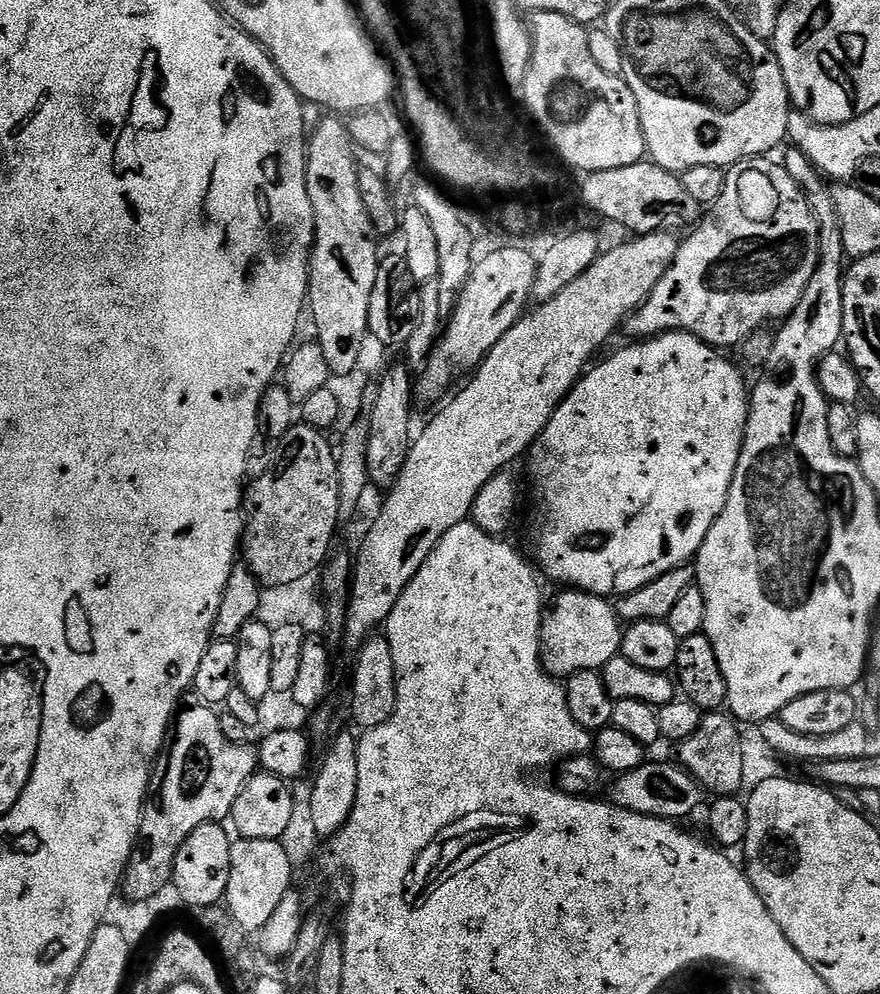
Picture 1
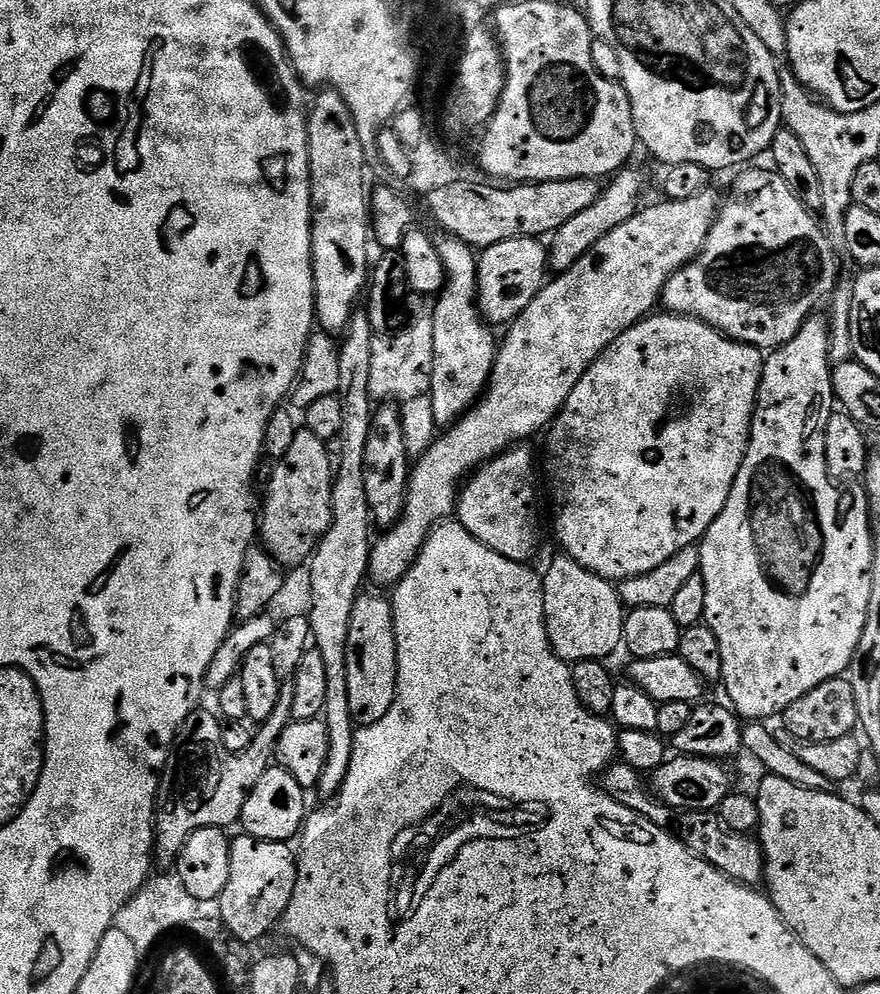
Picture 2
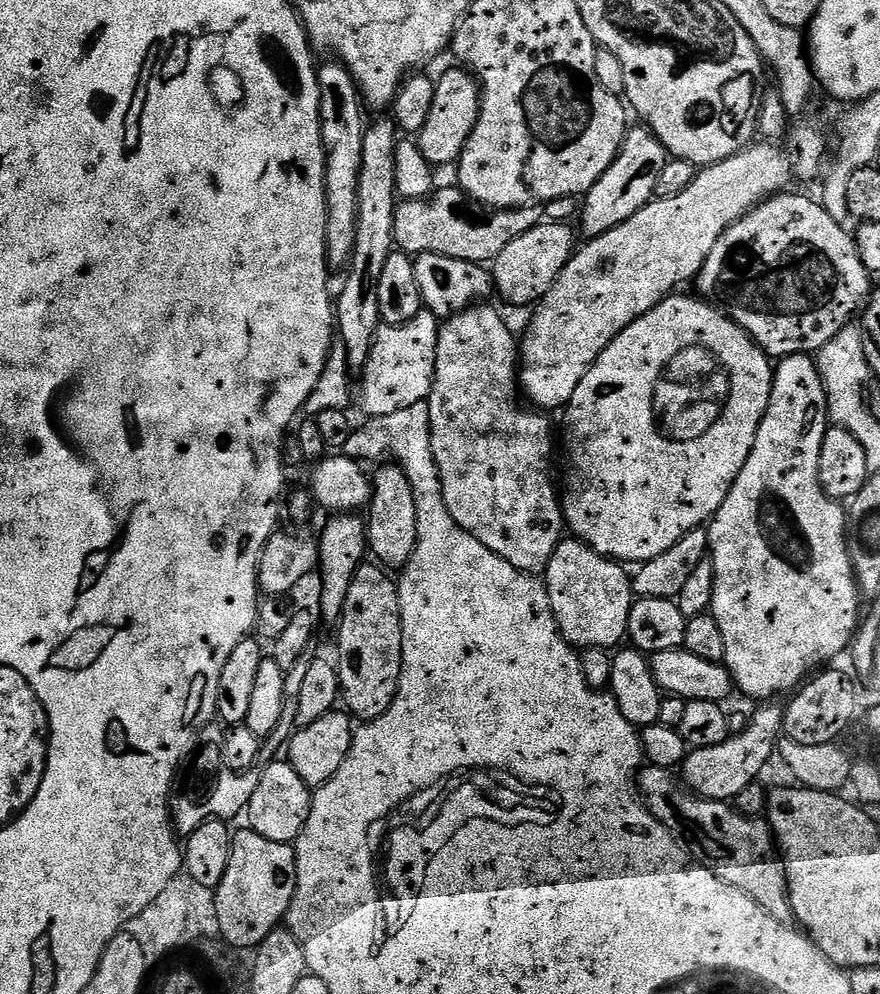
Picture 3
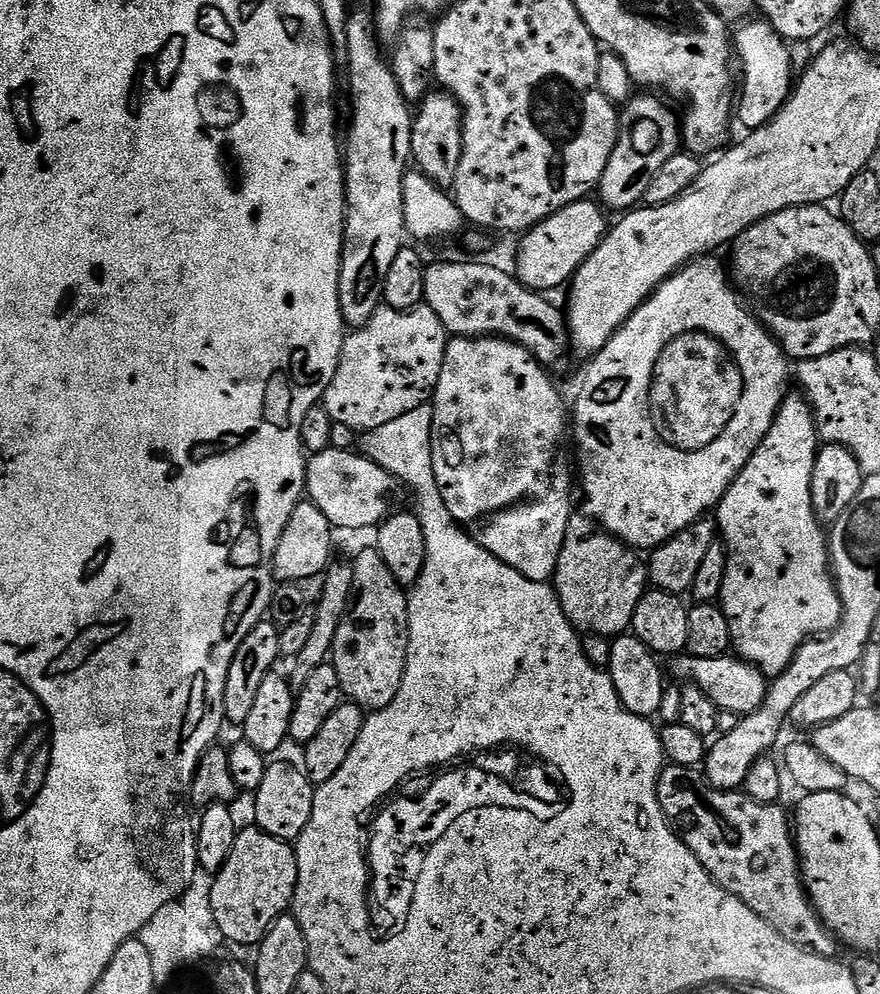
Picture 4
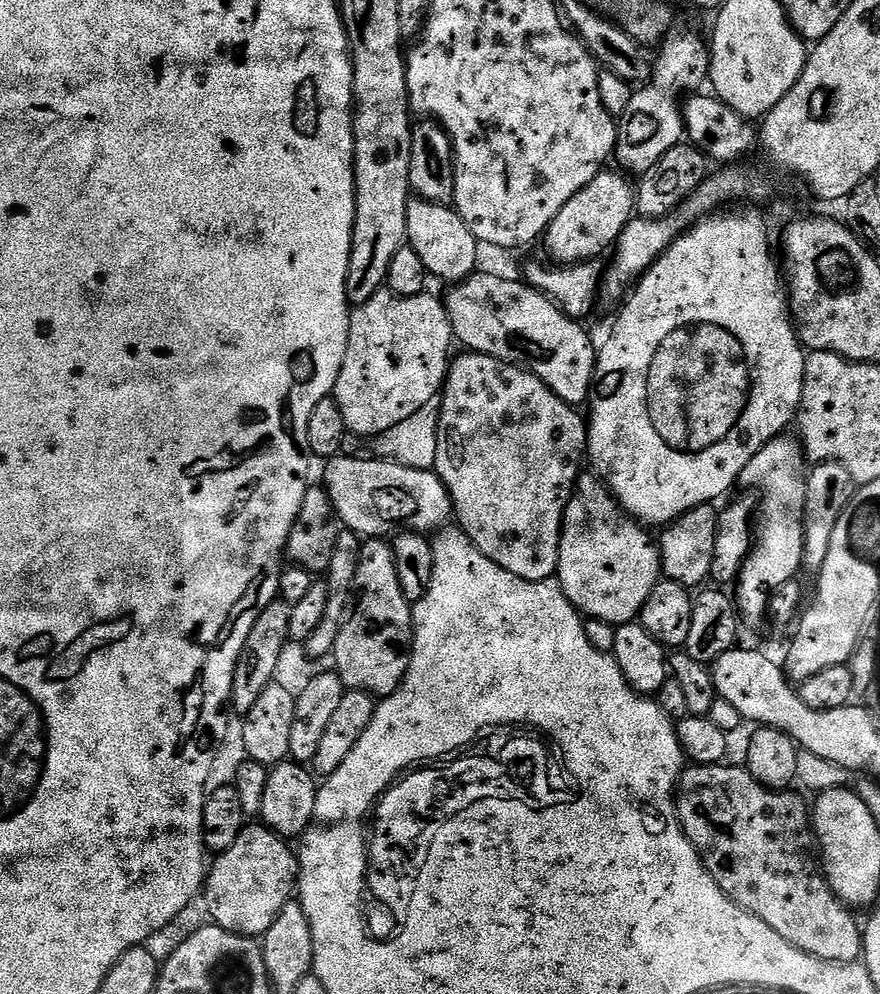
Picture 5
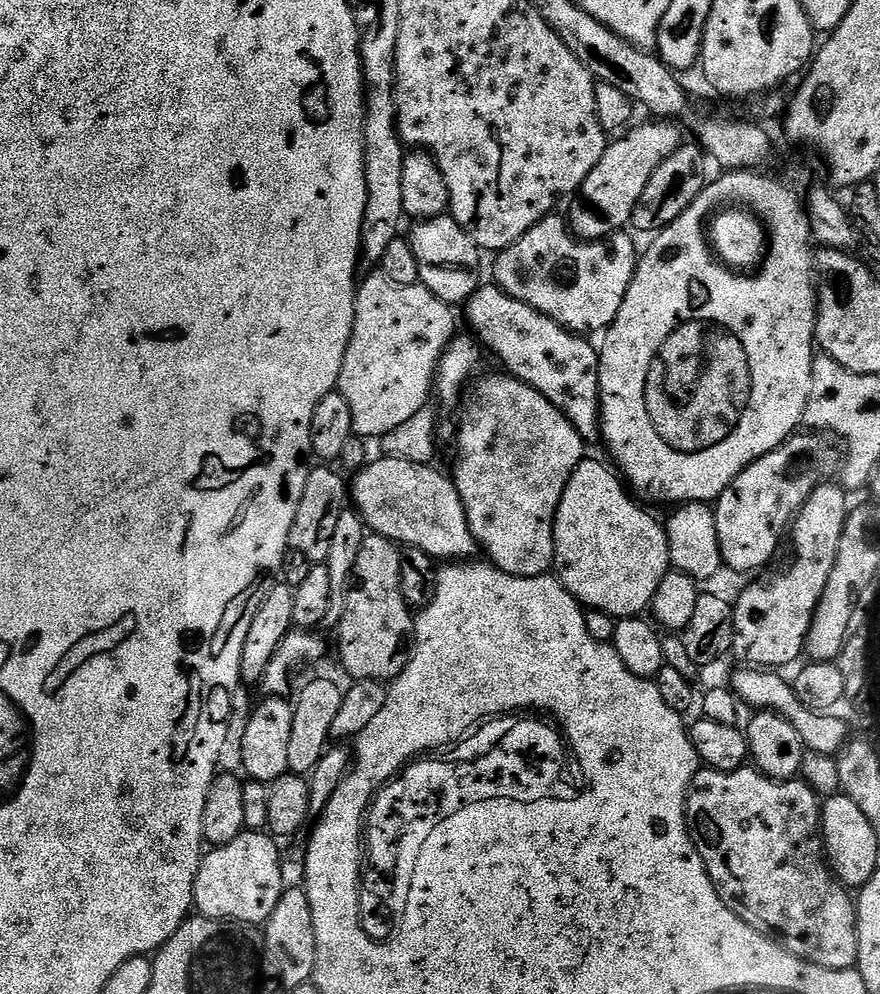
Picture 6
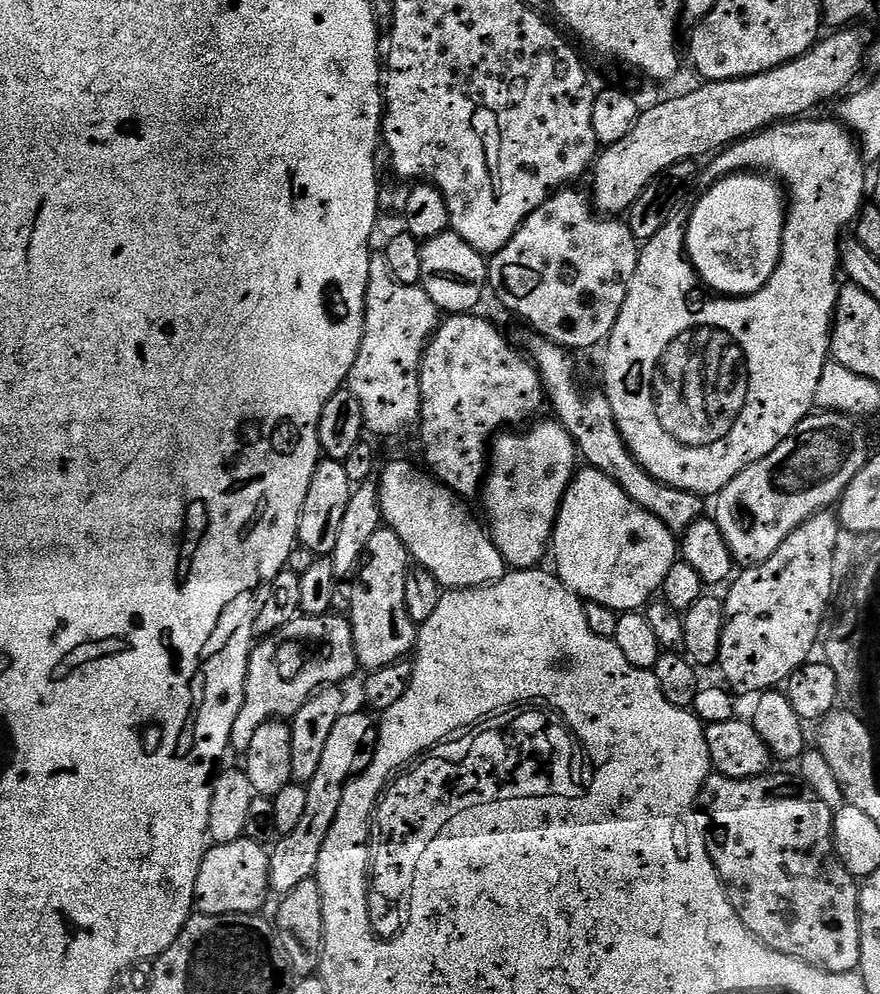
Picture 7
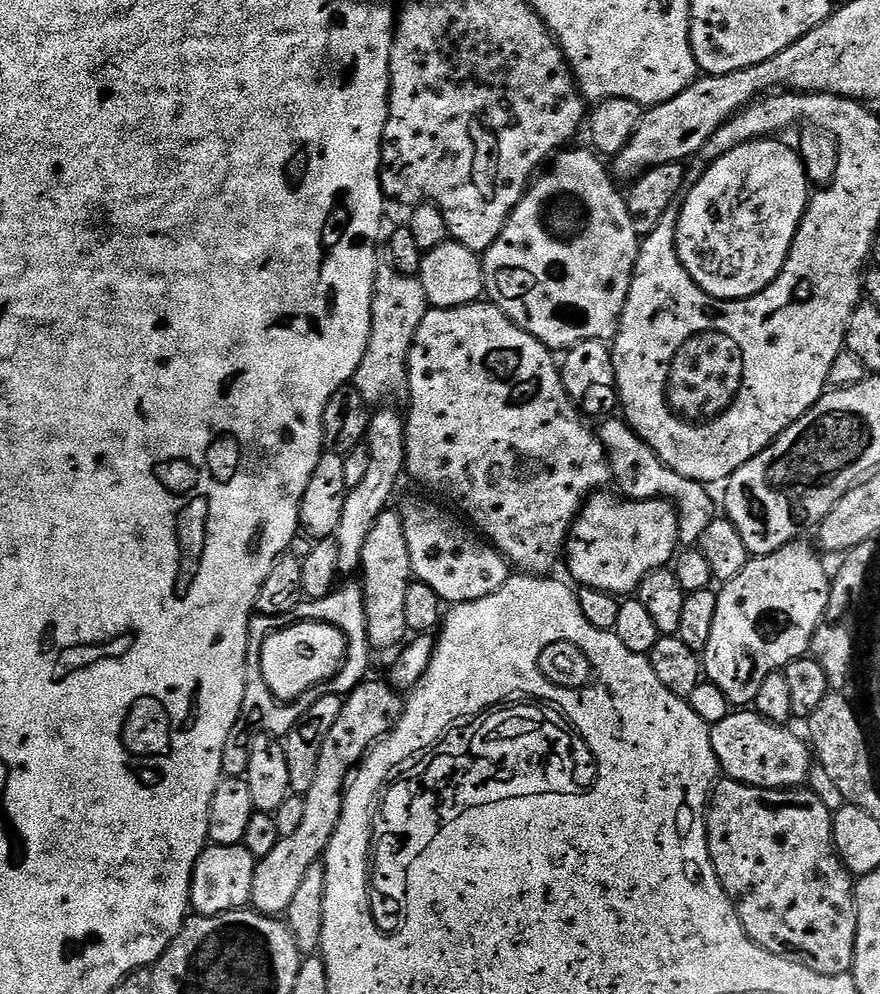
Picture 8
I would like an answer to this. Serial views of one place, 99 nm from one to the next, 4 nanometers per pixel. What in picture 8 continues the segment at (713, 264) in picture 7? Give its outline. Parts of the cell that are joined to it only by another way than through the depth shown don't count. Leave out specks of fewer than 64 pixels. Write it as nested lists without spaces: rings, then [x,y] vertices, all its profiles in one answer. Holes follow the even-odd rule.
[[[781,139],[750,140],[732,148],[730,153],[723,155],[722,158],[707,168],[698,183],[691,185],[681,203],[680,216],[676,221],[676,249],[678,250],[680,264],[694,278],[695,284],[708,296],[718,297],[719,300],[745,300],[746,297],[752,297],[772,284],[774,278],[781,272],[782,266],[785,265],[790,246],[793,245],[794,234],[800,228],[801,220],[808,208],[810,185],[799,153],[793,147],[791,149],[779,140]]]

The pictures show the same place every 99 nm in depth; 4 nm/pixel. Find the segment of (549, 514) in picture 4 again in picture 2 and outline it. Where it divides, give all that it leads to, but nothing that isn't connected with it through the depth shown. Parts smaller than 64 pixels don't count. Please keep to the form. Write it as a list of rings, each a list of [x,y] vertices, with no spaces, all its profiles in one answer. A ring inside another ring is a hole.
[[[447,234],[435,237],[438,258],[442,258],[444,267],[444,287],[440,289],[435,297],[436,309],[430,312],[434,322],[434,366],[432,367],[432,409],[434,410],[434,422],[437,429],[444,430],[456,423],[460,417],[466,415],[477,400],[484,394],[488,386],[488,380],[492,377],[496,353],[498,351],[498,336],[489,327],[480,314],[478,297],[480,287],[478,286],[478,263],[477,253],[466,242]],[[513,446],[503,456],[495,456],[463,485],[458,496],[455,515],[464,527],[482,546],[490,546],[502,558],[510,558],[519,564],[531,561],[531,556],[540,548],[540,516],[536,513],[536,460],[528,446]]]

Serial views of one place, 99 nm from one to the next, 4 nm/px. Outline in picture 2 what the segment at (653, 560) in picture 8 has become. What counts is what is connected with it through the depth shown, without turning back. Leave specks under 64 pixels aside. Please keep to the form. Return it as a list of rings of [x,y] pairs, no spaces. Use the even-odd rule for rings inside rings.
[[[557,554],[548,568],[548,573],[543,573],[544,586],[544,621],[550,638],[550,646],[558,658],[562,658],[569,666],[583,660],[609,659],[608,655],[624,643],[624,618],[626,609],[620,601],[617,585],[611,580],[602,578],[590,570],[586,570],[578,561],[569,556]]]

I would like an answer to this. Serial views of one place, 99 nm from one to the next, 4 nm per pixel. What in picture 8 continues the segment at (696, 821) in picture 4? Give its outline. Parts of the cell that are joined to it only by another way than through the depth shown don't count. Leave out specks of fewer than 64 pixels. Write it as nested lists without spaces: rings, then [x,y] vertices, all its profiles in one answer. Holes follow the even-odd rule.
[[[721,779],[712,789],[710,803],[706,813],[708,826],[708,849],[710,858],[714,862],[714,870],[718,874],[720,884],[726,890],[726,894],[736,907],[738,918],[746,930],[751,943],[770,950],[770,954],[778,954],[787,960],[798,962],[810,970],[814,970],[823,976],[846,976],[851,973],[854,962],[854,950],[856,949],[856,931],[858,930],[858,918],[856,917],[856,890],[854,877],[840,860],[836,852],[836,843],[832,833],[833,809],[824,805],[824,800],[816,792],[807,792],[807,787],[799,788],[755,788],[749,784],[743,784],[737,780]]]

